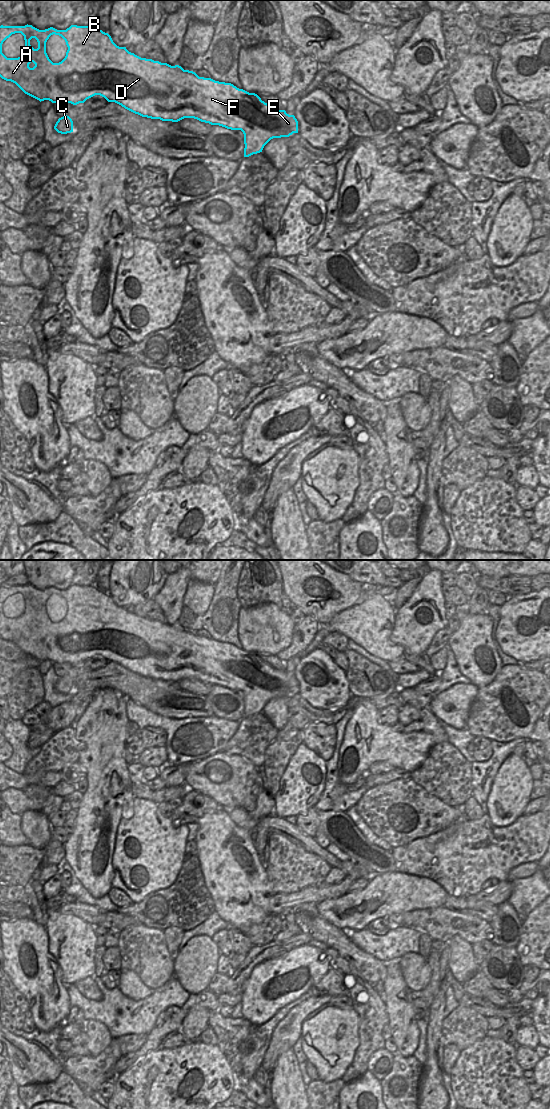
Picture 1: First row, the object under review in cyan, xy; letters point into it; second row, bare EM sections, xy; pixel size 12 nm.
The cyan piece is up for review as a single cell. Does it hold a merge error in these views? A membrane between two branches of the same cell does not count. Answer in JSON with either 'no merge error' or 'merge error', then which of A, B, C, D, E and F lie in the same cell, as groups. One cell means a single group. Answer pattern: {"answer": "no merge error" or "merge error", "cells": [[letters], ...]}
{"answer": "no merge error", "cells": [["A", "B", "C", "D", "E", "F"]]}

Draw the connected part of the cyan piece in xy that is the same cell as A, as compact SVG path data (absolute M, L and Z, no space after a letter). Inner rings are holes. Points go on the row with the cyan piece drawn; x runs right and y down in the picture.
M28 24L25 26L3 26L1 25L0 26L0 77L6 81L11 81L15 83L25 94L39 100L40 102L44 100L49 100L52 103L71 103L73 105L77 105L79 103L84 103L87 99L95 95L100 95L104 97L108 102L115 102L121 105L122 107L124 107L125 109L135 114L138 114L142 117L147 117L151 119L160 119L162 121L172 121L172 122L178 122L184 118L194 118L201 122L209 123L211 125L219 125L227 129L231 129L231 130L241 130L244 134L244 144L245 144L244 157L249 157L253 154L262 152L264 146L273 138L289 137L293 133L298 133L298 121L294 115L287 114L285 110L276 110L269 104L262 101L261 98L257 94L249 93L243 89L239 89L231 83L219 82L211 78L199 77L195 72L184 70L179 65L171 66L167 63L161 63L159 61L154 61L152 59L141 58L135 55L134 53L129 52L126 49L126 47L117 46L113 42L111 36L108 33L103 32L95 25L93 26L71 25L66 30L57 30L53 27L50 27L45 30L39 30L33 27L32 25L28 25ZM15 33L21 33L24 36L25 51L18 58L7 58L2 53L2 44L7 38L9 38L12 34L15 34ZM53 34L61 36L65 40L66 45L68 47L65 58L59 63L53 63L49 59L46 53L46 42L49 39L49 37ZM32 38L35 38L38 42L37 49L34 49L30 45L30 40Z

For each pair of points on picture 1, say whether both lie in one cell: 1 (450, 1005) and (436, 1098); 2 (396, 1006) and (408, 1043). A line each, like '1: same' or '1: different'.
1: different
2: same

